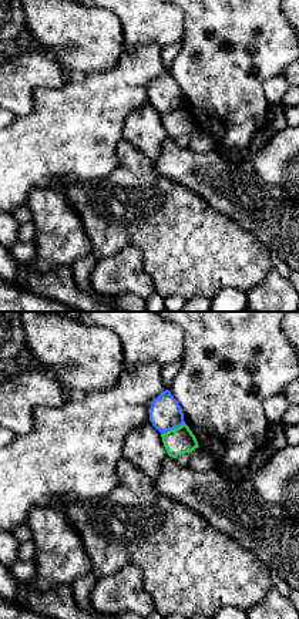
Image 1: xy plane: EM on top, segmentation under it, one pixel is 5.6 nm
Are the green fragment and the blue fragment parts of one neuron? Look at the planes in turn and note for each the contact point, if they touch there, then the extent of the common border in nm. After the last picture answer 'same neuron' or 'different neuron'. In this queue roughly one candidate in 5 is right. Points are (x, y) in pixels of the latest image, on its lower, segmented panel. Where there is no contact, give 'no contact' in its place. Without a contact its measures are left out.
meets green at (174, 429); contact 150 nm long

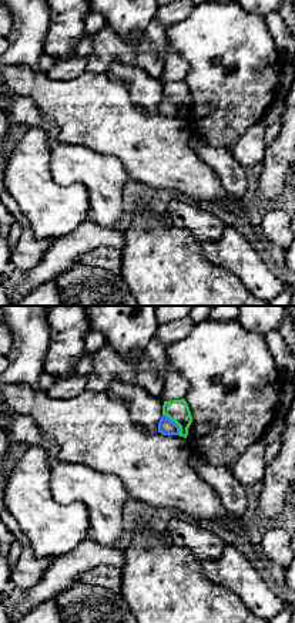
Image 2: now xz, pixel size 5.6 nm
meets green at (174, 421); contact 160 nm long

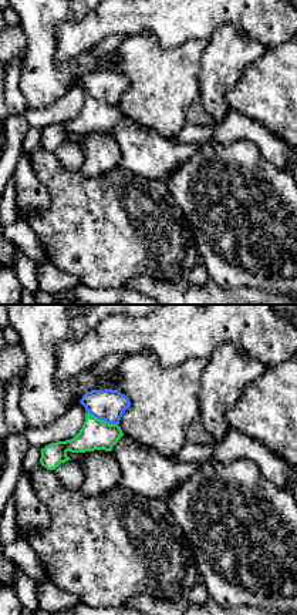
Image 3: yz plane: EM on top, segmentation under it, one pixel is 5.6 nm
meets green at (103, 420); contact 190 nm long

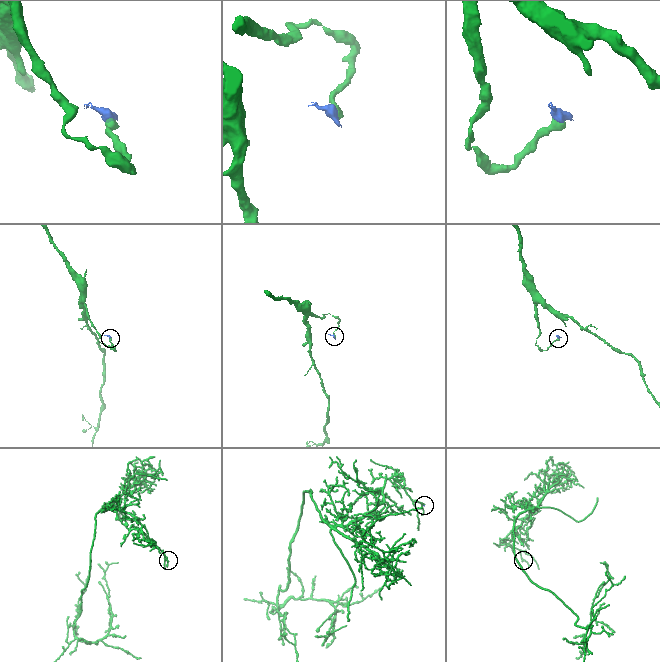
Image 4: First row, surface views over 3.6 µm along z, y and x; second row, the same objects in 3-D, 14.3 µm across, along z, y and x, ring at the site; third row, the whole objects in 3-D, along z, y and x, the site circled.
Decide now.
different neuron

